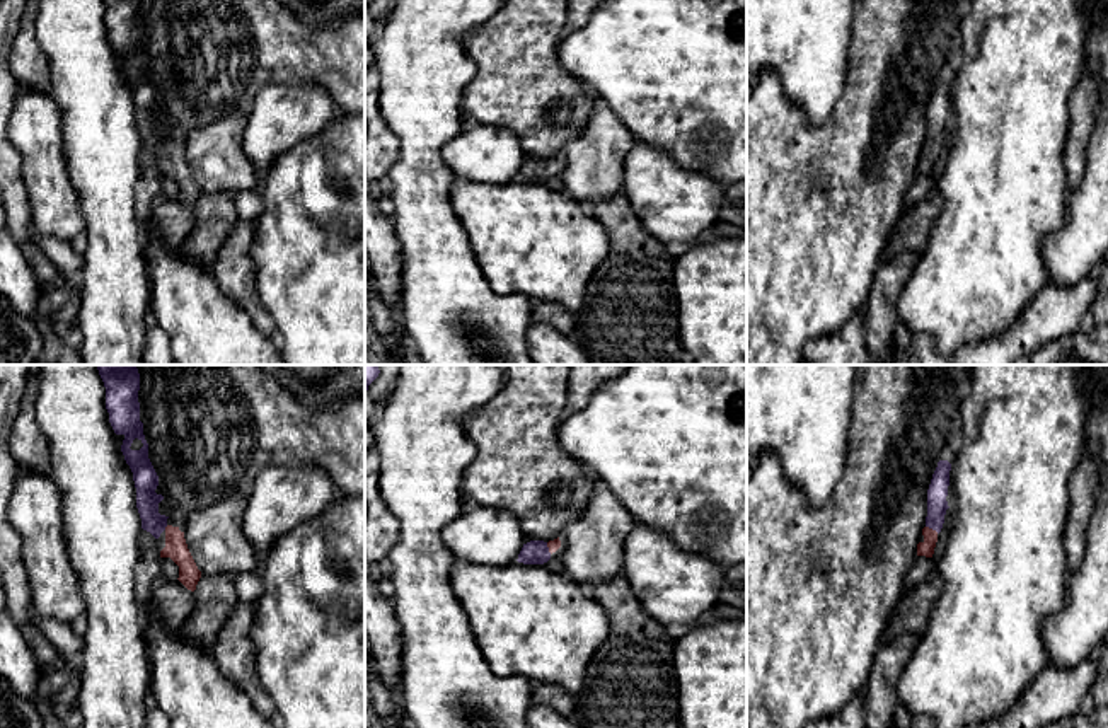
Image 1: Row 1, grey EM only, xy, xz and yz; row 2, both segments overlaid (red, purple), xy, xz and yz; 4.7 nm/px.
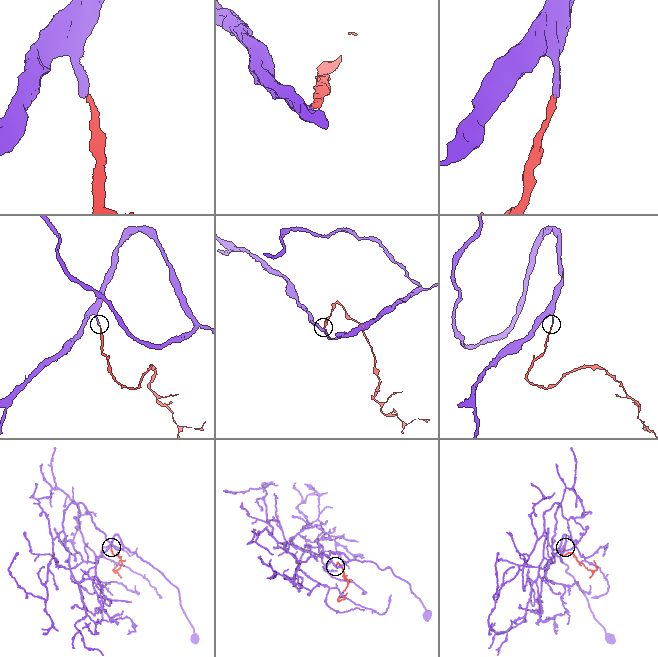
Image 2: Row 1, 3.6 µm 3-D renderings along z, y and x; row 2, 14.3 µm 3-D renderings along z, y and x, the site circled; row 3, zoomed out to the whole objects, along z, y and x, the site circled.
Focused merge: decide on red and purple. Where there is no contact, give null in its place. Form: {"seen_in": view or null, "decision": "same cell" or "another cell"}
{"seen_in": "yz", "decision": "same cell"}

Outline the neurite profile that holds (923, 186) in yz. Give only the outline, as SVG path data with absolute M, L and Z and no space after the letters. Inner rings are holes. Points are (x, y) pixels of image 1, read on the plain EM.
M919 176L914 184L907 189L903 198L903 211L905 215L912 206L926 199L929 194L936 193L938 179L932 176Z

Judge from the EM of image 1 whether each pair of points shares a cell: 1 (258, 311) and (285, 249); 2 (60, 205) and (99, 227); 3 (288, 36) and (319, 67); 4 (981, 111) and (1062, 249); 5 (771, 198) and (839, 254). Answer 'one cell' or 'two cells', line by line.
1: two cells
2: two cells
3: one cell
4: two cells
5: one cell

